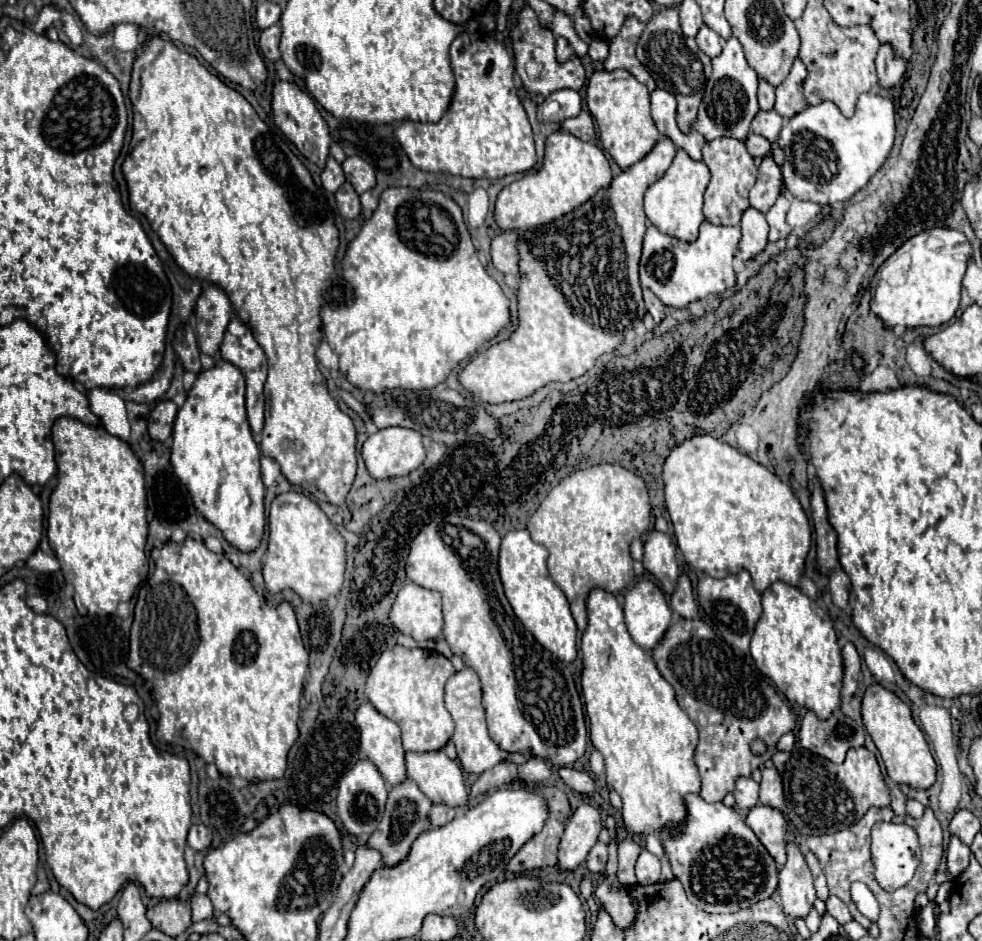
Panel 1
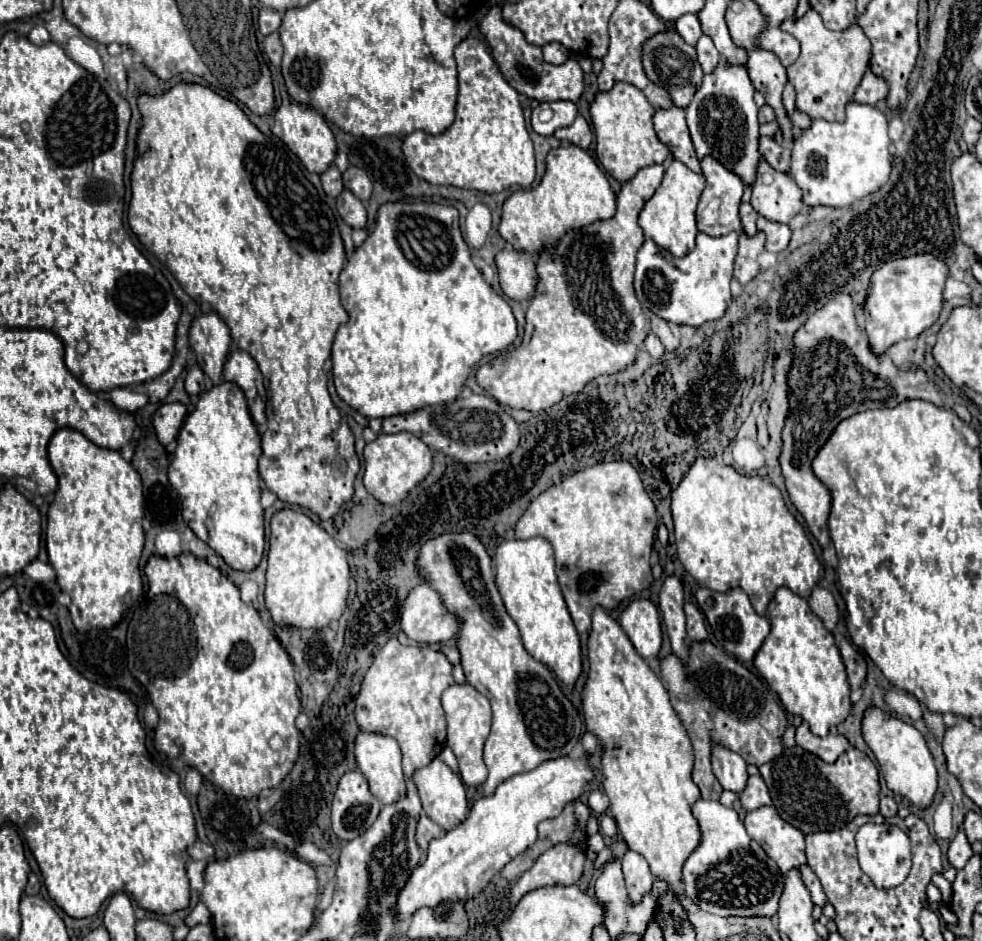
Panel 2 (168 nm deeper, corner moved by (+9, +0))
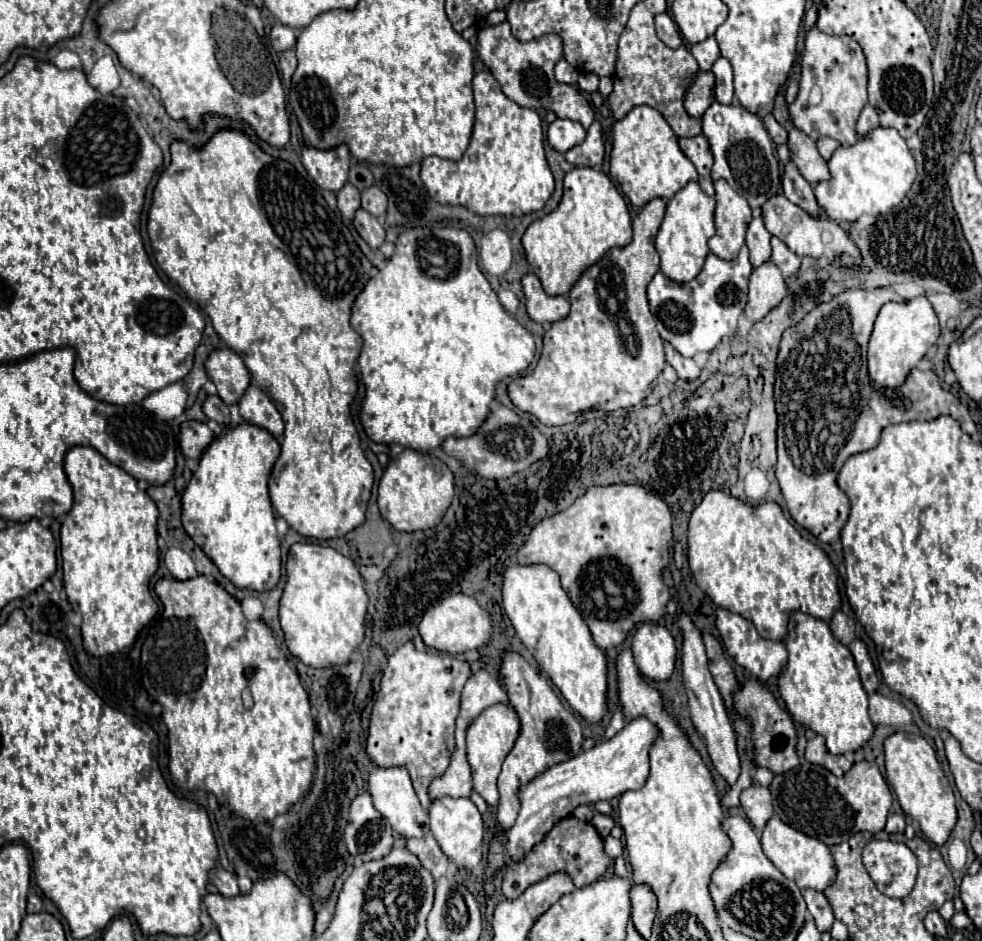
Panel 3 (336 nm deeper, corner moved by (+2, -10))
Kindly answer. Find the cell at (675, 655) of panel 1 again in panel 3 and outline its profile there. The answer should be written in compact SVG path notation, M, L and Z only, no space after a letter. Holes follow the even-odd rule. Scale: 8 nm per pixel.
M748 680L742 684L734 700L736 700L736 710L742 716L748 716L752 720L756 766L766 766L774 774L782 774L782 772L788 772L790 768L796 768L800 764L800 758L796 754L796 730L792 724L792 716L778 706L774 696L768 690L764 690L764 686L758 680Z

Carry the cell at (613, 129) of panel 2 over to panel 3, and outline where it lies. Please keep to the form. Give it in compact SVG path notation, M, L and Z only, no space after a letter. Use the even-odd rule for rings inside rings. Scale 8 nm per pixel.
M636 106L630 114L612 126L612 154L610 176L620 184L622 192L638 208L644 208L650 200L670 200L690 180L698 180L694 164L678 146L678 136L664 120L664 116L650 106Z

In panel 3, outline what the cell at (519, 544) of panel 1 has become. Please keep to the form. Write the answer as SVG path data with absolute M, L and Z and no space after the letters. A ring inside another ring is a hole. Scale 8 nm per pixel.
M544 564L510 566L504 574L502 598L518 638L534 656L538 668L552 680L574 712L586 722L600 724L608 714L608 658L594 644L586 622L562 590L560 576Z

